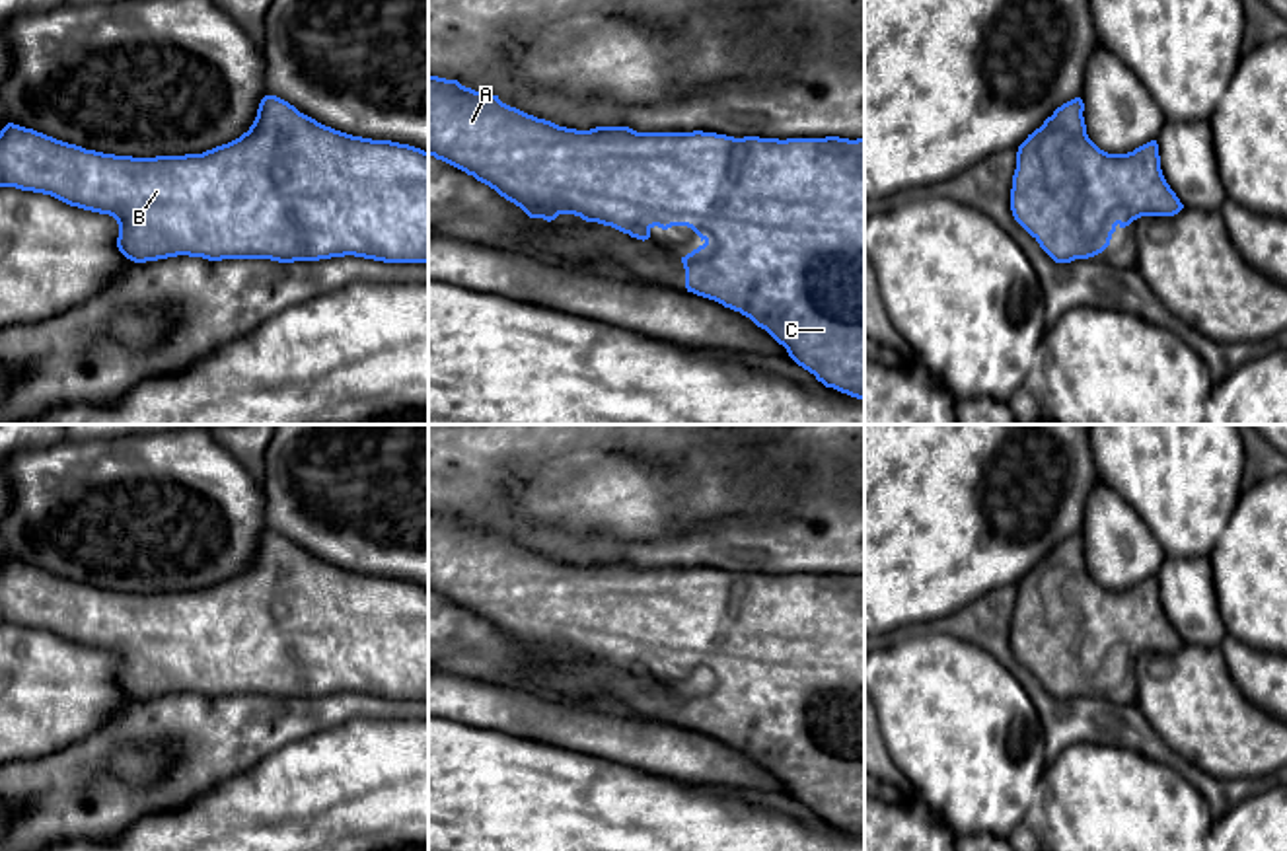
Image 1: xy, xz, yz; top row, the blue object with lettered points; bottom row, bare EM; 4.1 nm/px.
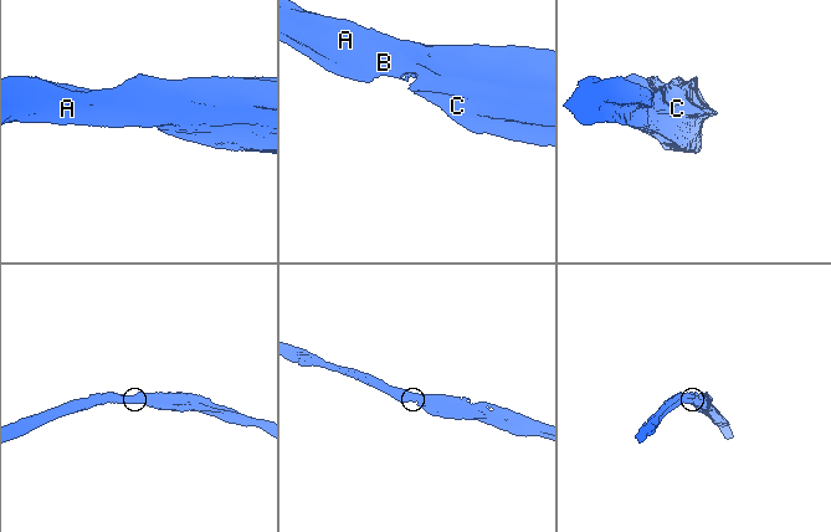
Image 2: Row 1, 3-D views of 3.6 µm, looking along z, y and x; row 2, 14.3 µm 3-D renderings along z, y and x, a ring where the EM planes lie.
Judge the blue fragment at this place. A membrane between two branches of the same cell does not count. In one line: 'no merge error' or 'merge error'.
no merge error

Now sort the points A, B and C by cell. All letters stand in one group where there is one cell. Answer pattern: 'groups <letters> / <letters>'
groups A B C

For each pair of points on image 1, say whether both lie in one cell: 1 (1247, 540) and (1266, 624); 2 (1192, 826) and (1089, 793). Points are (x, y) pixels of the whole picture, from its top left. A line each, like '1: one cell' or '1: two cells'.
1: one cell
2: one cell

